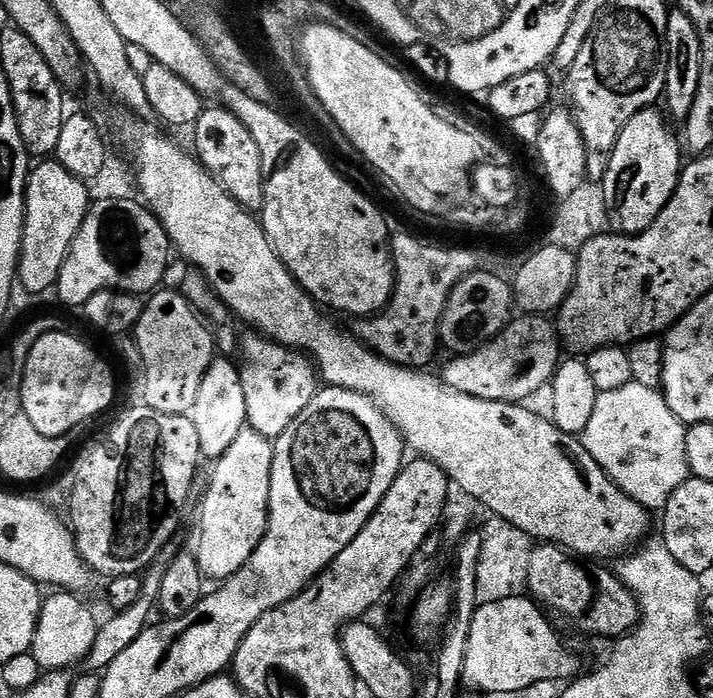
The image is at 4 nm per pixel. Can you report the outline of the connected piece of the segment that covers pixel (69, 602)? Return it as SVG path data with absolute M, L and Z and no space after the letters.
M67 590L53 591L53 596L40 605L40 617L34 634L31 654L41 670L72 670L75 664L87 661L96 641L98 619L79 599Z

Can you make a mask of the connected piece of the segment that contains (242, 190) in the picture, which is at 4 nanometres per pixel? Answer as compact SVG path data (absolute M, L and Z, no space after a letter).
M223 106L205 107L200 117L196 119L192 134L192 140L196 143L194 155L198 163L223 186L226 194L230 194L230 198L234 198L234 202L242 205L247 212L259 213L264 206L264 175L262 174L262 154L258 154L254 134L250 134L250 130L246 130L243 122L231 110Z

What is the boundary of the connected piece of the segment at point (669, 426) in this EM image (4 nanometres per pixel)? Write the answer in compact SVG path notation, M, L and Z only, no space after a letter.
M631 383L622 386L622 390L599 393L594 414L583 432L582 443L590 458L594 458L594 462L598 462L605 474L626 495L634 498L634 502L649 510L662 510L666 502L670 502L670 494L690 478L686 458L687 437L688 428L676 417L674 410L670 410L663 391Z

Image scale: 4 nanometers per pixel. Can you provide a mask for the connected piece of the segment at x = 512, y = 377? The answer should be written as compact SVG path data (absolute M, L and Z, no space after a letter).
M520 314L497 334L488 344L478 350L456 354L444 368L442 379L454 390L462 394L470 394L474 398L518 404L528 402L539 388L547 389L555 378L555 372L562 361L562 345L555 323L544 314Z

